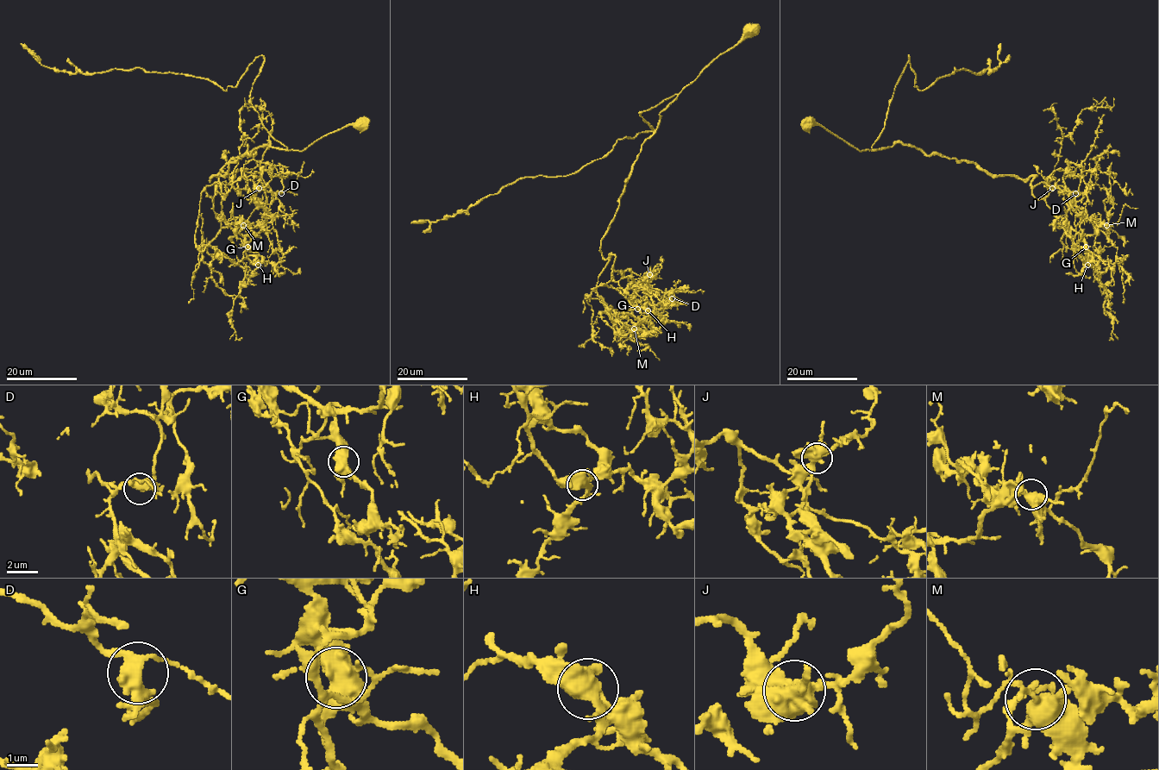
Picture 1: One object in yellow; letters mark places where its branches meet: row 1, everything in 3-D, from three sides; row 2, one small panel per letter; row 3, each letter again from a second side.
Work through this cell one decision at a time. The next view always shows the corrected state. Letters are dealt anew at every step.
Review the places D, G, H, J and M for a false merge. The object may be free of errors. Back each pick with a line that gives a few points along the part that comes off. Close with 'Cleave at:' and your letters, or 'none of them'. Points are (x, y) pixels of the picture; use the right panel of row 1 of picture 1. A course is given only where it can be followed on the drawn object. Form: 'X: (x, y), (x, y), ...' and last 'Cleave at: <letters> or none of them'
J: (1052, 188), (1094, 228), (1081, 235), (1067, 227), (1061, 241), (1112, 270), (1104, 309), (1110, 337)
Cleave at: J

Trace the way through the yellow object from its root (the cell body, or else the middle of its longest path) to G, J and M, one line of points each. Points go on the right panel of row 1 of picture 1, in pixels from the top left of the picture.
G: (805, 123), (859, 151), (902, 143), (992, 174), (1036, 175), (1031, 193), (1086, 247)
J: (805, 123), (859, 151), (902, 143), (992, 174), (1036, 175), (1036, 199), (1048, 195), (1049, 177), (1052, 188)
M: (805, 123), (859, 151), (902, 143), (992, 174), (1036, 175), (1033, 186), (1066, 188), (1089, 221), (1106, 225)

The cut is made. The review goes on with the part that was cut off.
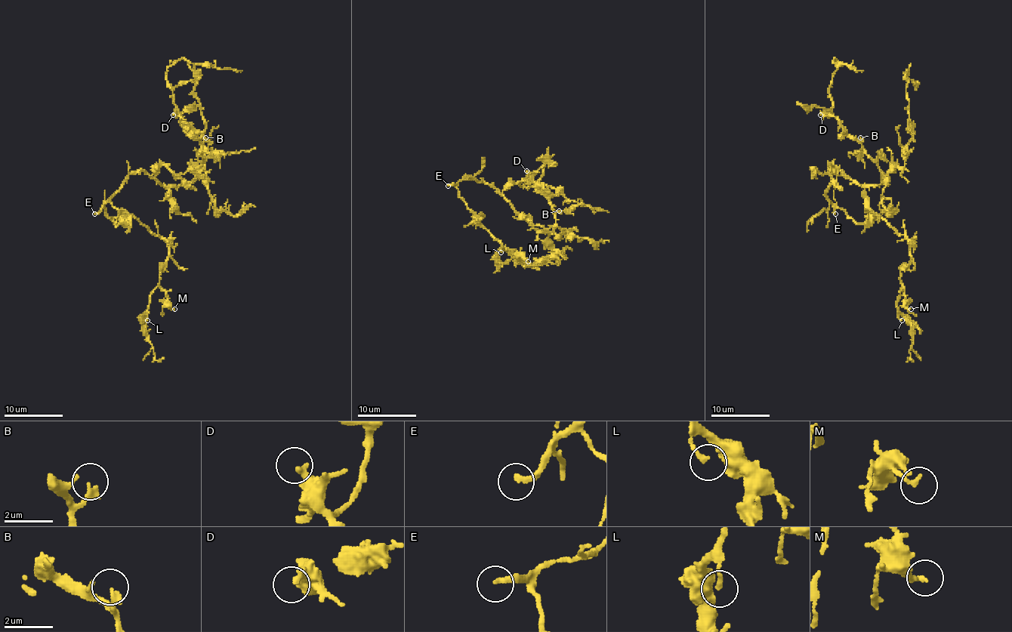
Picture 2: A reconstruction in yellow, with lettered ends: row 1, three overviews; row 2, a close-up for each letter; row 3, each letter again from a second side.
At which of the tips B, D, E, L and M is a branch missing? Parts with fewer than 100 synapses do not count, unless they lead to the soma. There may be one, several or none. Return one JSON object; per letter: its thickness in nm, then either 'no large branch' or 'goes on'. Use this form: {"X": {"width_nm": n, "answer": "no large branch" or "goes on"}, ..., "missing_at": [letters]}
{"B": {"width_nm": 240, "answer": "no large branch"}, "D": {"width_nm": 320, "answer": "no large branch"}, "E": {"width_nm": 240, "answer": "goes on"}, "L": {"width_nm": 180, "answer": "no large branch"}, "M": {"width_nm": 200, "answer": "no large branch"}, "missing_at": ["E"]}

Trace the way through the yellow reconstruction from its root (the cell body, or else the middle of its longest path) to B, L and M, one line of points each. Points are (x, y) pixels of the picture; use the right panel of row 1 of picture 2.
B: (835, 173), (842, 171), (862, 186), (877, 186), (880, 183), (880, 170), (862, 147), (860, 137)
L: (835, 173), (826, 190), (834, 204), (857, 223), (879, 215), (911, 244), (911, 260), (900, 270), (902, 320)
M: (835, 173), (826, 190), (834, 204), (857, 223), (879, 215), (911, 244), (911, 260), (900, 270), (911, 309)

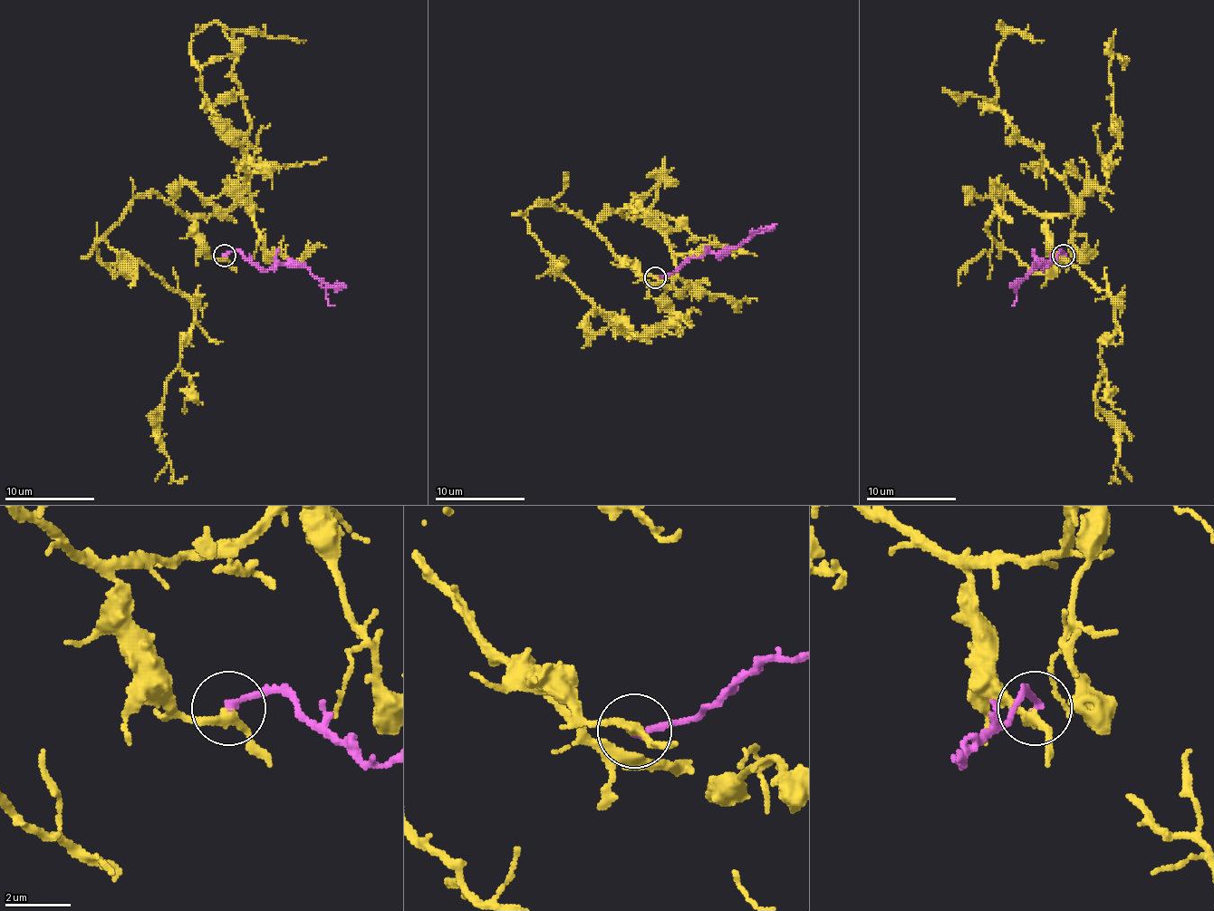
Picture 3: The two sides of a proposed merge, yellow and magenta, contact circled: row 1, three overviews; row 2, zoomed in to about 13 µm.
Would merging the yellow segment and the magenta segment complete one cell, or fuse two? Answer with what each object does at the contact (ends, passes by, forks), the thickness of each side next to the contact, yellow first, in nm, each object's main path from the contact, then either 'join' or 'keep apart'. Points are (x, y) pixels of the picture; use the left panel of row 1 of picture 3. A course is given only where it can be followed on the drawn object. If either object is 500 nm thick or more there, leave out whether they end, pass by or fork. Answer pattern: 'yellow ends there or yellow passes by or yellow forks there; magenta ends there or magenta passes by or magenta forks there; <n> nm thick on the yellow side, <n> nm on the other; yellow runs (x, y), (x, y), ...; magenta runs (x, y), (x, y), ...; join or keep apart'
yellow passes by; magenta ends there; 240 nm thick on the yellow side, 200 nm on the other; yellow runs (225, 256), (155, 193), (97, 240), (112, 272), (139, 260), (191, 304), (158, 409), (173, 479), (187, 476); magenta runs (225, 256), (238, 252), (261, 269), (272, 269), (276, 265), (305, 267), (322, 283), (328, 304), (335, 305); join

